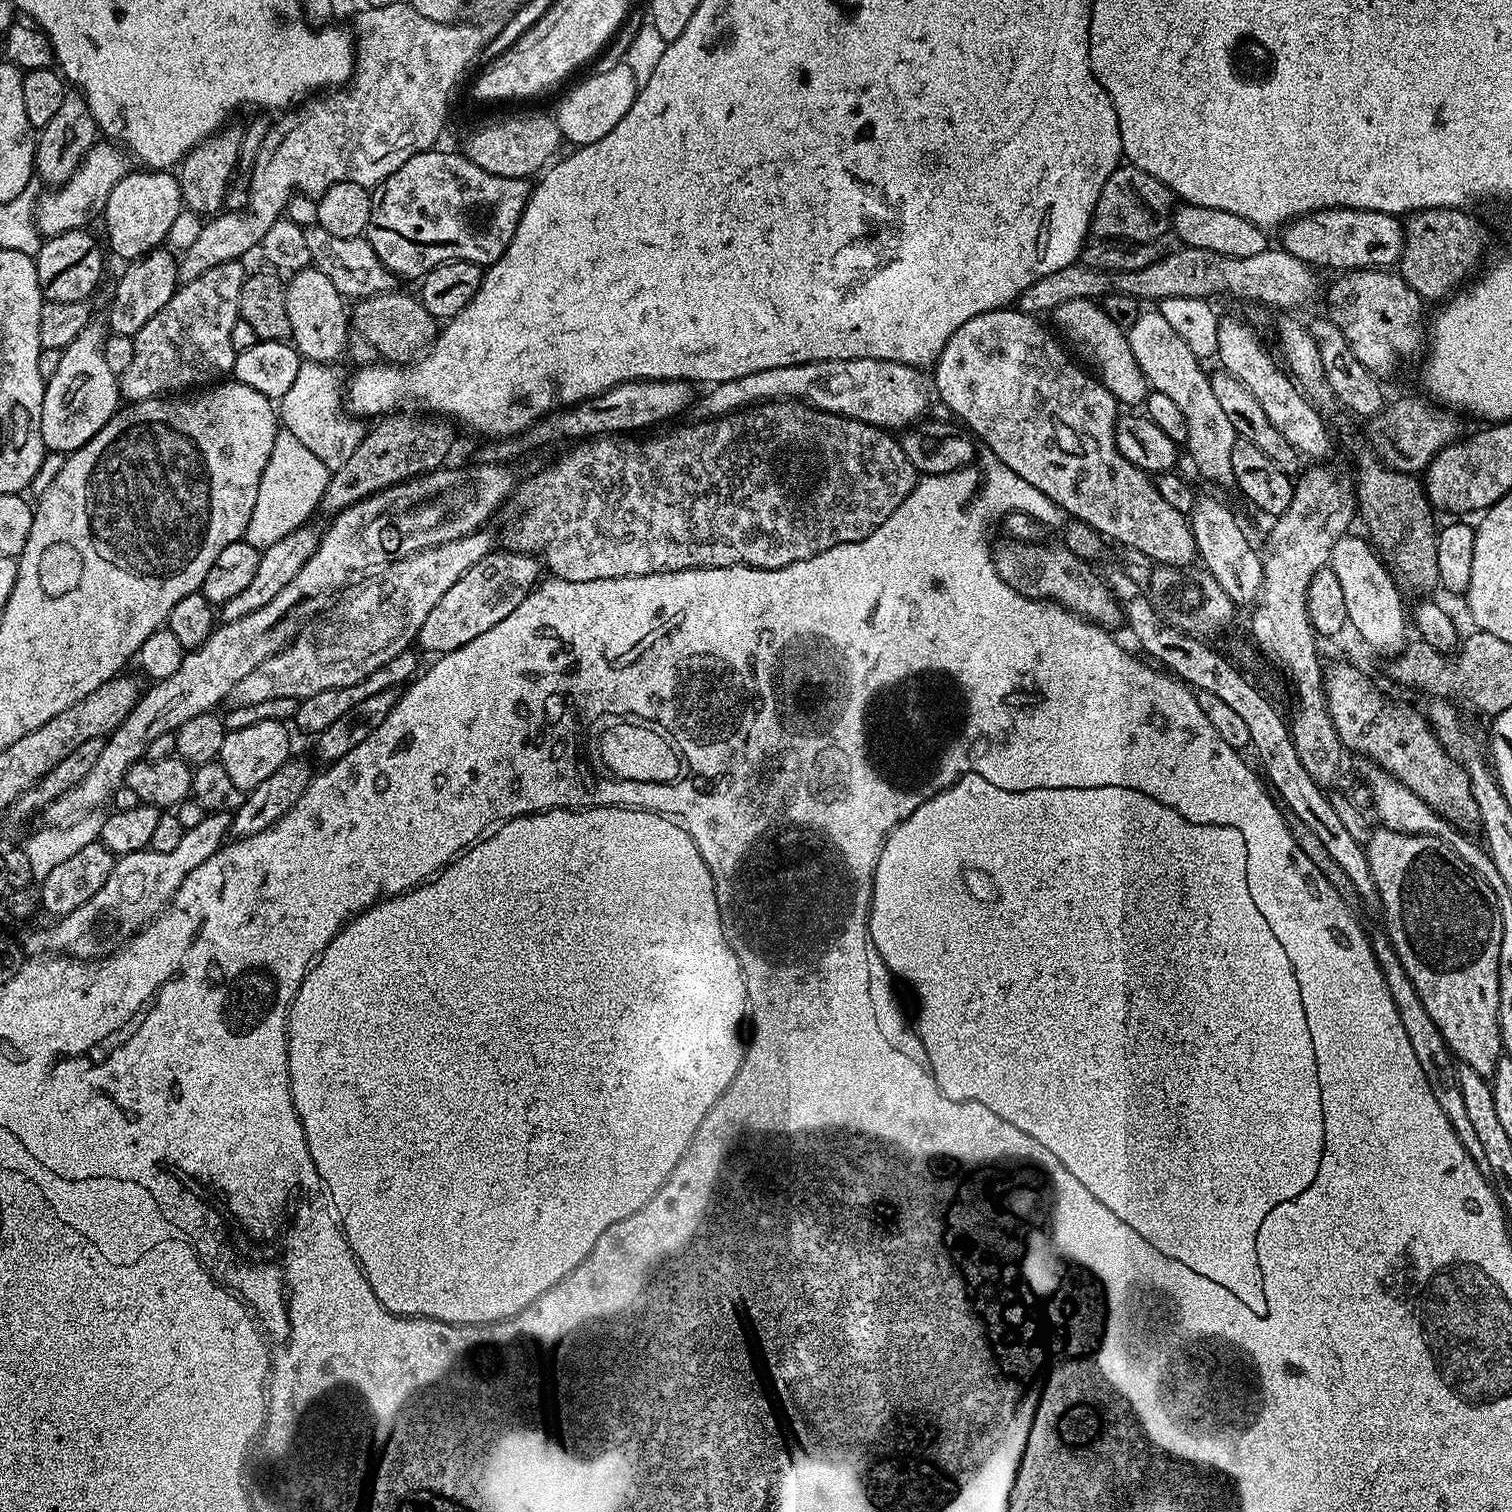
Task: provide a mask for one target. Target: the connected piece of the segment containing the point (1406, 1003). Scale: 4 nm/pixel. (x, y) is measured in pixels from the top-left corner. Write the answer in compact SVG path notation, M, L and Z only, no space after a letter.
M1382 930L1376 933L1373 931L1370 942L1372 953L1375 960L1379 962L1379 968L1383 972L1390 996L1397 1001L1396 1009L1402 1018L1402 1026L1406 1026L1406 1038L1410 1038L1410 1046L1414 1046L1414 1058L1418 1058L1418 1066L1422 1066L1422 1070L1426 1074L1426 1082L1430 1082L1430 1090L1434 1094L1434 1099L1437 1100L1438 1106L1442 1106L1442 1114L1446 1114L1446 1118L1450 1118L1450 1126L1454 1126L1454 1134L1458 1134L1458 1142L1462 1142L1462 1146L1466 1146L1466 1154L1470 1154L1470 1158L1474 1158L1480 1172L1487 1174L1490 1170L1490 1161L1486 1159L1484 1147L1470 1122L1462 1099L1462 1088L1458 1086L1458 1074L1456 1073L1458 1067L1456 1057L1448 1049L1448 1044L1442 1038L1438 1026L1434 1026L1434 1018L1430 1018L1430 1014L1426 1014L1426 1006L1422 1006L1422 1002L1417 1000L1417 992L1414 990L1413 983L1410 982L1401 960L1393 950L1387 933Z

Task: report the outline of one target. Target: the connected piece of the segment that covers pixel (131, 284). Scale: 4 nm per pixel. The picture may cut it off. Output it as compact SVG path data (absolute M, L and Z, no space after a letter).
M161 246L148 252L139 260L131 261L128 268L120 276L116 284L116 293L112 296L112 306L108 310L106 324L115 335L131 336L133 338L170 302L170 298L176 293L180 280L180 266L177 257L167 247Z

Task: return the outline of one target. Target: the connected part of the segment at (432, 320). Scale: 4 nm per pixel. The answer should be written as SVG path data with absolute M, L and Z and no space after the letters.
M402 290L378 293L368 299L357 299L350 312L350 320L360 331L361 336L368 342L369 346L377 352L377 357L394 364L407 364L427 352L428 347L436 339L438 331L437 317L432 316L426 310L426 306L415 295L407 296Z

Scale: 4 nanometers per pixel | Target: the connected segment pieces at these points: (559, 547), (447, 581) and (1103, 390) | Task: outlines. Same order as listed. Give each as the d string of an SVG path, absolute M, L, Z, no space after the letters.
M765 400L764 403L752 404L749 408L739 408L736 412L731 412L729 416L719 416L717 420L698 420L687 423L682 425L681 428L670 429L665 436L648 436L645 440L632 440L636 438L592 438L587 442L580 442L569 447L572 449L565 456L558 457L553 464L546 465L537 476L530 477L525 484L523 481L517 487L514 493L514 501L516 500L517 510L524 513L517 518L516 525L508 532L508 540L512 543L509 545L515 551L527 552L529 556L539 558L543 567L547 571L548 568L552 571L549 573L555 579L565 580L566 582L594 582L606 578L626 578L627 576L641 576L642 574L654 574L655 572L681 572L691 568L733 568L739 564L743 564L745 568L785 568L794 562L814 558L839 544L859 544L867 541L868 536L874 534L874 530L878 530L878 526L882 526L882 522L886 522L886 518L890 518L890 514L894 514L894 510L898 510L898 506L902 506L902 502L906 502L906 498L914 490L918 479L915 466L910 462L910 458L906 458L899 439L891 431L875 428L866 422L858 422L845 416L811 408L808 404L800 403L799 400Z
M488 530L472 532L454 542L416 552L405 560L394 560L349 583L323 615L305 624L291 644L254 666L250 674L245 674L230 689L227 707L258 706L258 702L270 702L270 698L302 701L322 690L362 682L374 674L374 670L413 647L422 630L422 622L426 622L430 610L442 602L442 594L446 594L470 566L486 558L493 548Z
M1001 306L995 308L993 312L983 312L974 318L970 318L970 322L962 322L962 326L958 326L958 330L954 330L954 334L950 334L950 342L946 342L942 354L936 359L934 365L936 392L940 395L941 402L957 416L955 419L977 441L984 440L982 444L985 449L992 451L1006 466L1010 466L1014 473L1030 482L1035 489L1046 494L1047 498L1053 499L1057 506L1066 512L1069 517L1074 518L1074 516L1077 516L1080 519L1077 521L1081 525L1092 527L1093 530L1109 541L1117 540L1118 543L1125 544L1126 547L1133 548L1134 551L1141 552L1144 556L1149 556L1150 559L1156 560L1152 562L1157 565L1172 564L1175 568L1189 567L1197 559L1196 543L1194 542L1189 517L1185 513L1174 510L1174 506L1166 503L1166 498L1162 498L1162 494L1158 494L1156 481L1149 473L1142 471L1138 466L1134 466L1126 458L1122 458L1122 454L1116 445L1116 421L1118 419L1118 411L1116 412L1118 401L1116 397L1110 394L1108 387L1100 383L1095 375L1089 374L1087 376L1064 353L1065 345L1055 335L1052 337L1036 320L1039 319L1035 315L1021 312L1012 306Z

